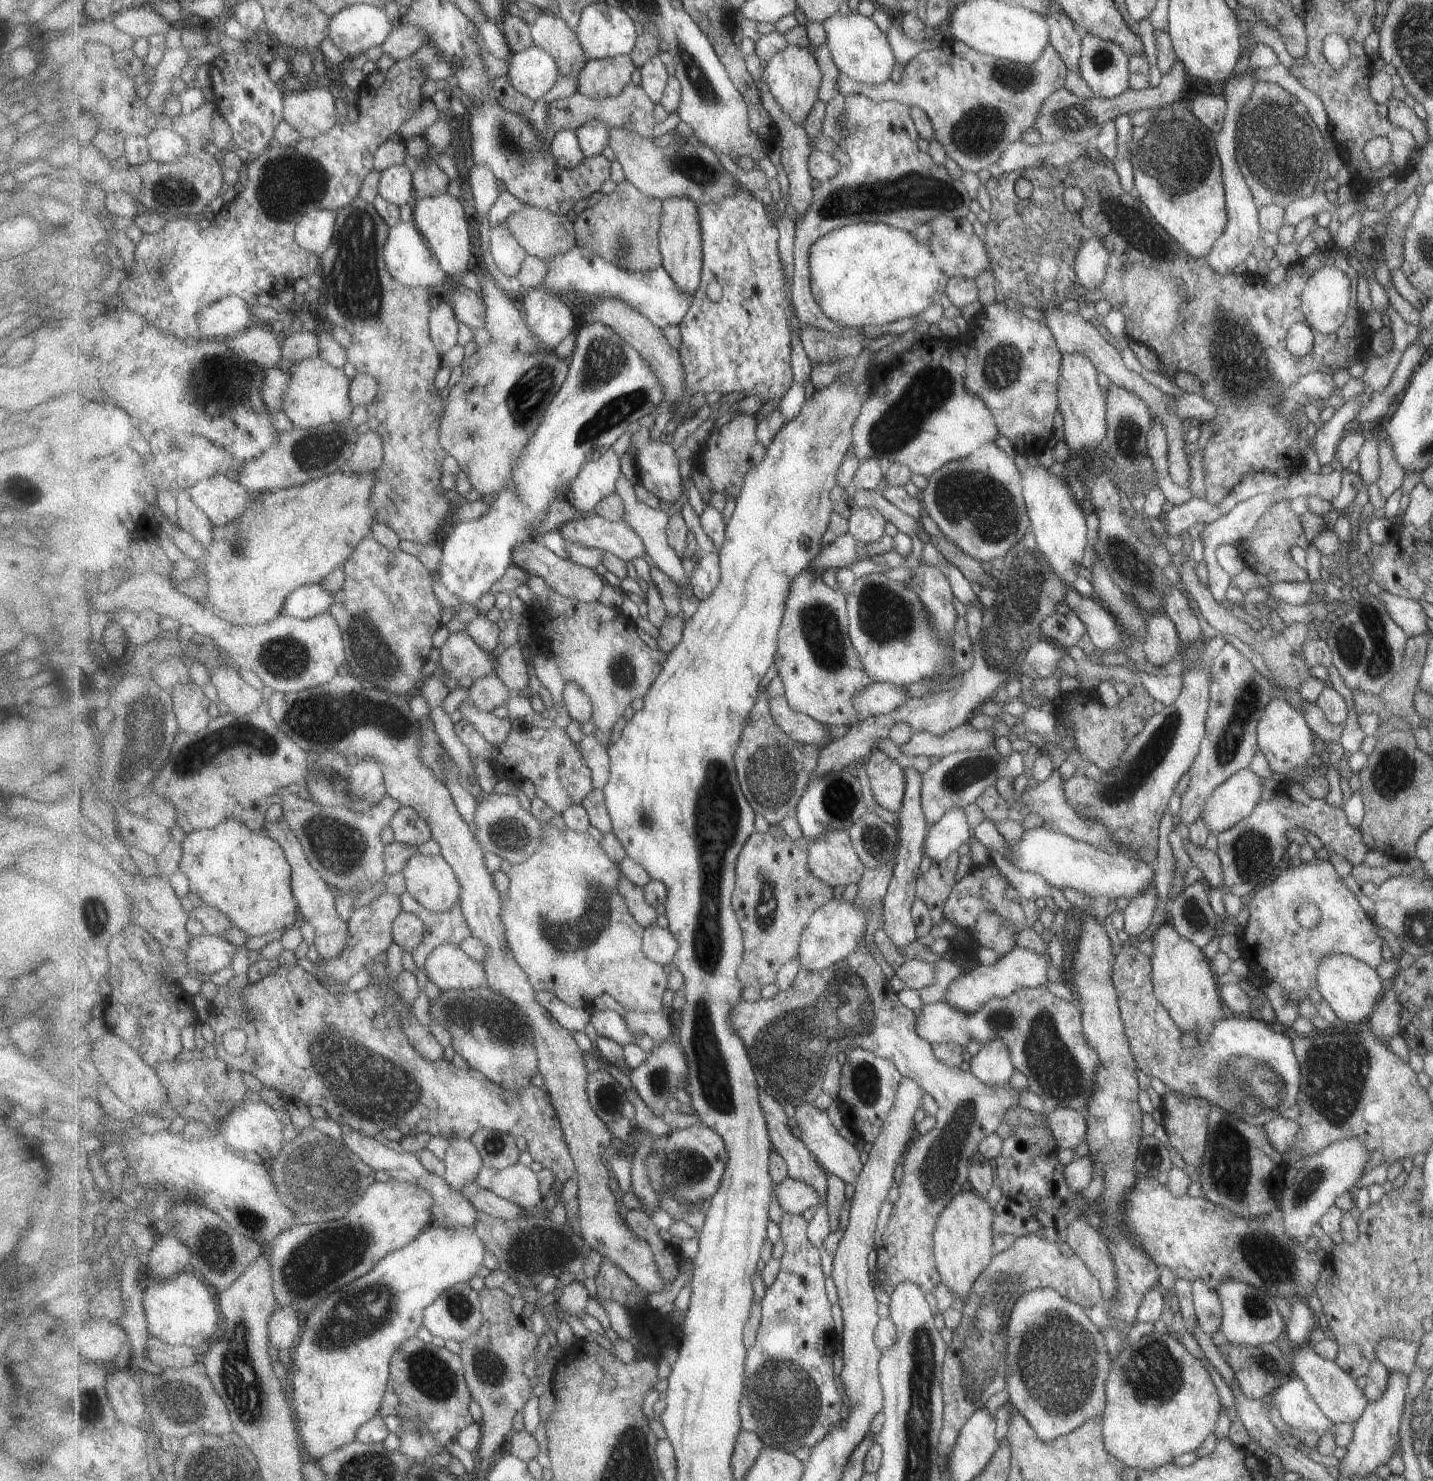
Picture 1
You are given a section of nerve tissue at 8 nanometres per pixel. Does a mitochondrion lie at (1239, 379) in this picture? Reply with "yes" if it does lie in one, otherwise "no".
yes

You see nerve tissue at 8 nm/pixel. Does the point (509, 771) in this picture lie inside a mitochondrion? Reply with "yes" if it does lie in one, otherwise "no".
no

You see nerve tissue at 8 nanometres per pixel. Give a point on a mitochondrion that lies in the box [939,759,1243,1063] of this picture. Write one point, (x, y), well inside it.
(964, 775)

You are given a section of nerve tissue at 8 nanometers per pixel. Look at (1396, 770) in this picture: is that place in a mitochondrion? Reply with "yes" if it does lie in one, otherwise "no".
yes

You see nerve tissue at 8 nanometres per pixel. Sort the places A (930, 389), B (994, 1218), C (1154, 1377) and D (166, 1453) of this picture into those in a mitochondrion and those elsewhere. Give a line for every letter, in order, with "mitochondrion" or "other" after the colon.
A: mitochondrion
B: other
C: mitochondrion
D: other

